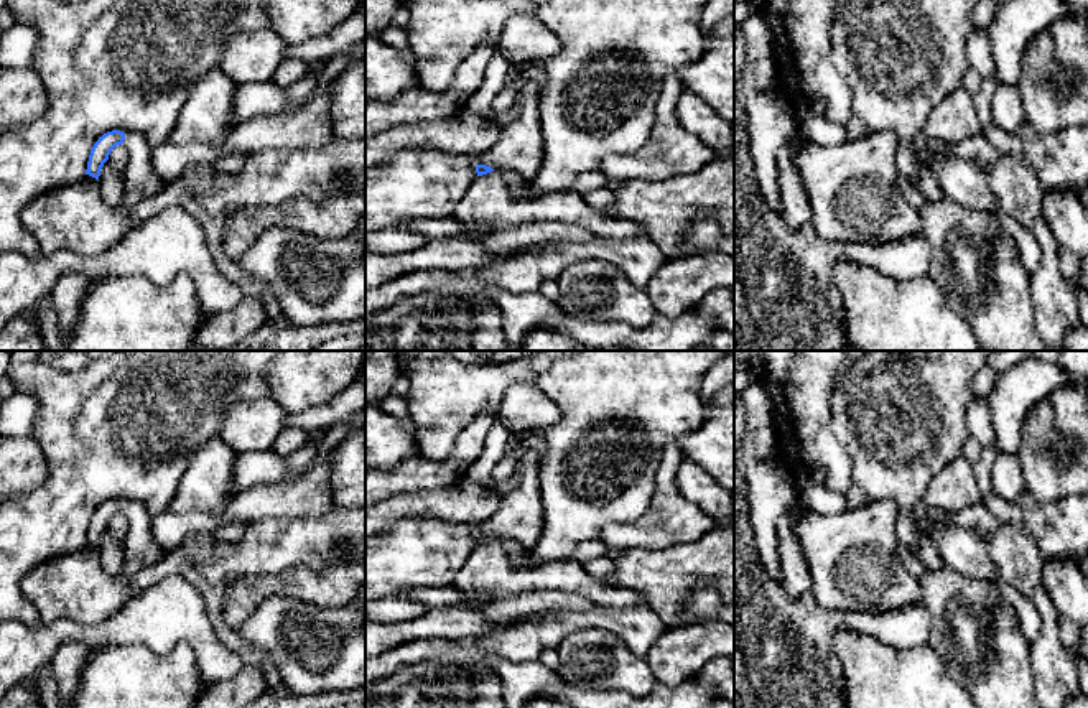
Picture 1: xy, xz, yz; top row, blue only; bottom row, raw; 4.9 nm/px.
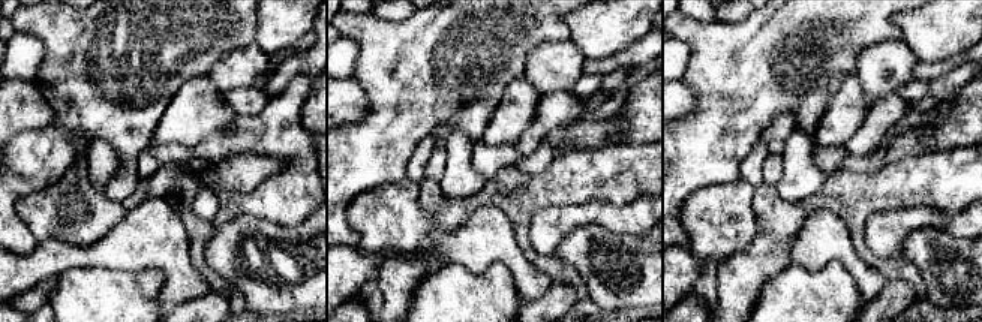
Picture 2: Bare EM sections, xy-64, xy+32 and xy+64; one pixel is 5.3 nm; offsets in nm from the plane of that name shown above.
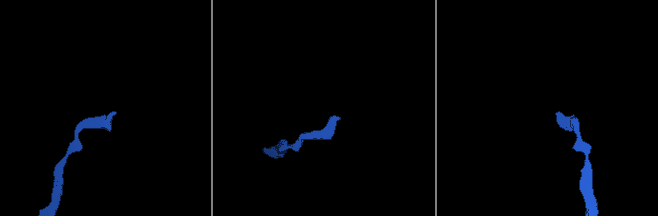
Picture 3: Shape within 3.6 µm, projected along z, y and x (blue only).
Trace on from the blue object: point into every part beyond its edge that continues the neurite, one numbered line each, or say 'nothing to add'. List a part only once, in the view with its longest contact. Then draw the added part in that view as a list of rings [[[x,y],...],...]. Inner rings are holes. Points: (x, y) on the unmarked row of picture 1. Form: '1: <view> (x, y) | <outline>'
1: xy (139, 545) | [[[125,502],[123,514],[128,520],[122,548],[123,560],[140,561],[143,566],[158,563],[166,552],[160,548],[153,537],[153,517],[146,507],[138,502]]]

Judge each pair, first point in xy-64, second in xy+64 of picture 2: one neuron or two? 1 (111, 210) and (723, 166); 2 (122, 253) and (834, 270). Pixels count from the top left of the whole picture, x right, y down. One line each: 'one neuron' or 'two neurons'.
1: two neurons
2: two neurons

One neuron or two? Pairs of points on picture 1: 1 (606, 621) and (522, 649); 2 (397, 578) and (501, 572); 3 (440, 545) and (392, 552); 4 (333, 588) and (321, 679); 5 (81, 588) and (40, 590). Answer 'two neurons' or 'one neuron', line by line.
1: one neuron
2: two neurons
3: one neuron
4: two neurons
5: one neuron

